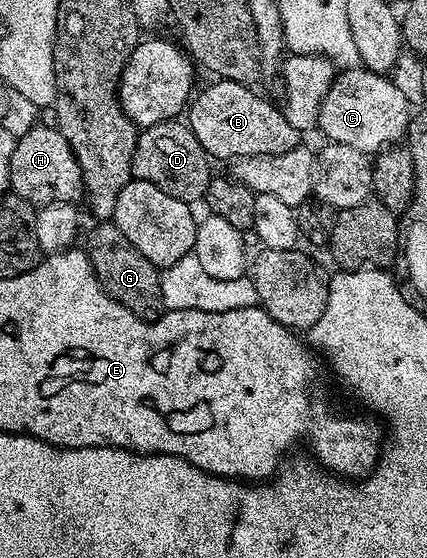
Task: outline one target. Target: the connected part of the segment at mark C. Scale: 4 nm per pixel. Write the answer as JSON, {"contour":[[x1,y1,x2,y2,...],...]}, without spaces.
{"contour":[[349,66,334,75,317,122,320,131,325,131,326,141,376,154,406,139,410,119,410,102,388,75,370,72,364,66]]}

